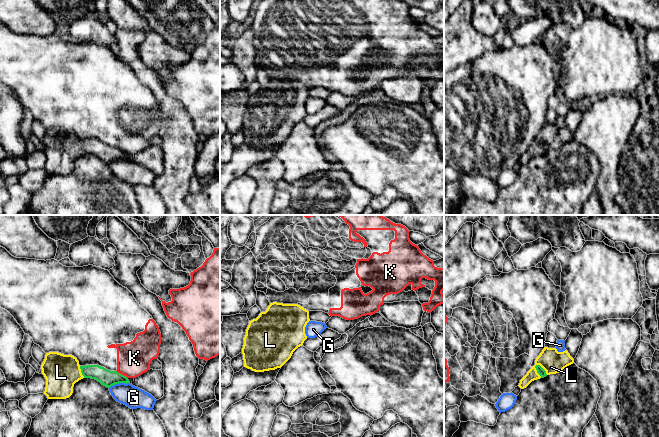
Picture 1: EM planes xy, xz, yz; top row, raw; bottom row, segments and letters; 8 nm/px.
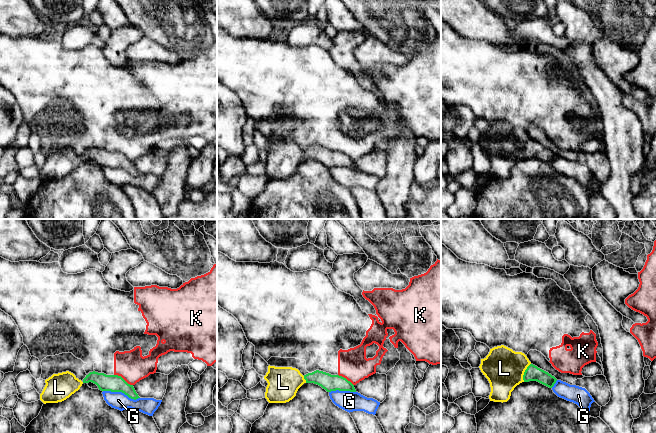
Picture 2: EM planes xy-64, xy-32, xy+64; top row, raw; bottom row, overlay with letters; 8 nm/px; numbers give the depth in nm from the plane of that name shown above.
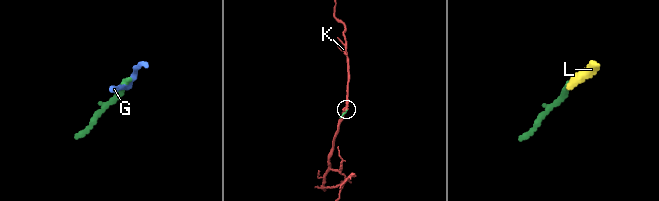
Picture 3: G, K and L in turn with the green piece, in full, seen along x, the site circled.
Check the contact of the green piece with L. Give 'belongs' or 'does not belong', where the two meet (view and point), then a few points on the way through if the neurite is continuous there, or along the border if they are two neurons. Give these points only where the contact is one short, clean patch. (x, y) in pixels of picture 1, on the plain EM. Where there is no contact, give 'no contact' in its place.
belongs | yz (541, 143) | across yz (540, 146), (541, 143), (552, 137)

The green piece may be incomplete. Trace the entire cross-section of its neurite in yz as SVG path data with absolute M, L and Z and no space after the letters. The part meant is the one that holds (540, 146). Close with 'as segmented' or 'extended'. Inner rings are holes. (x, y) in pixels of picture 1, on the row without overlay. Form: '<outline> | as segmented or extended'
M544 123L535 136L535 141L520 156L519 163L526 164L532 157L556 150L574 139L567 126L558 128L556 124Z | extended

